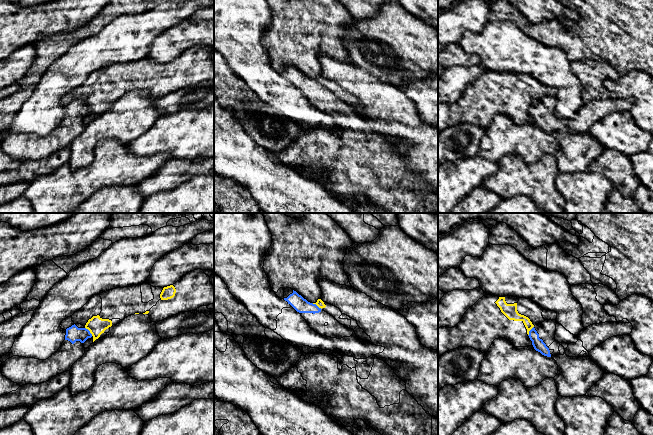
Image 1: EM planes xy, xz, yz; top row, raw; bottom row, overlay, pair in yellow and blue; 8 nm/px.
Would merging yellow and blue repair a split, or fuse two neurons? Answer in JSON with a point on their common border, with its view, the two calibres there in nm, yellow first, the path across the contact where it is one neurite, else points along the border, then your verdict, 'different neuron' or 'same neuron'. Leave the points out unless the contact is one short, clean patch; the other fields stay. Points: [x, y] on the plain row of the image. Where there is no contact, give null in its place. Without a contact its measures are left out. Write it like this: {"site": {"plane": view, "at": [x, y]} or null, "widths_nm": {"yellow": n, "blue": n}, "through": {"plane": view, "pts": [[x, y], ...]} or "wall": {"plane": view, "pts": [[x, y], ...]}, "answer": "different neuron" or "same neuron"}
{"site": {"plane": "xy", "at": [89, 106]}, "widths_nm": {"yellow": 140, "blue": 120}, "wall": {"plane": "xy", "pts": [[85, 103], [92, 111]]}, "answer": "different neuron"}

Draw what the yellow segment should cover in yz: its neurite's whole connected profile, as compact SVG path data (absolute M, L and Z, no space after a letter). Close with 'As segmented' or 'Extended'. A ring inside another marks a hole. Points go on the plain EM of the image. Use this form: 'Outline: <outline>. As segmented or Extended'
Outline: M485 71L465 88L455 103L438 104L438 133L458 123L472 123L486 129L493 117L498 114L507 115L515 123L529 123L532 122L529 107L545 96L556 94L555 87L545 86L530 75Z. Extended

